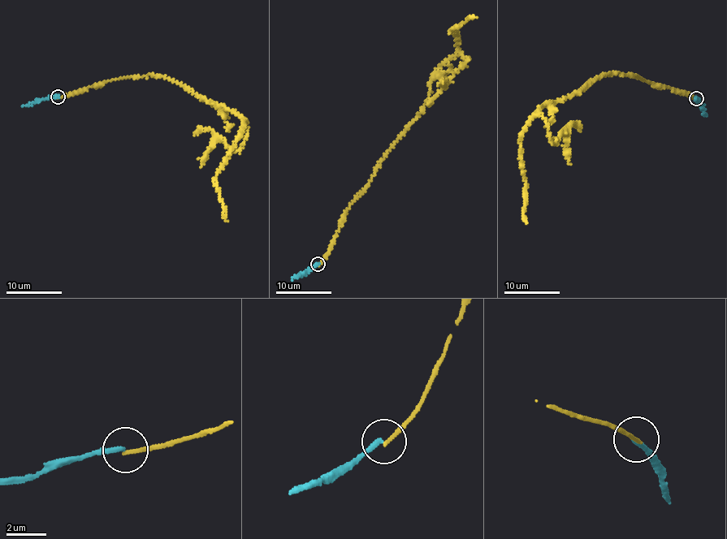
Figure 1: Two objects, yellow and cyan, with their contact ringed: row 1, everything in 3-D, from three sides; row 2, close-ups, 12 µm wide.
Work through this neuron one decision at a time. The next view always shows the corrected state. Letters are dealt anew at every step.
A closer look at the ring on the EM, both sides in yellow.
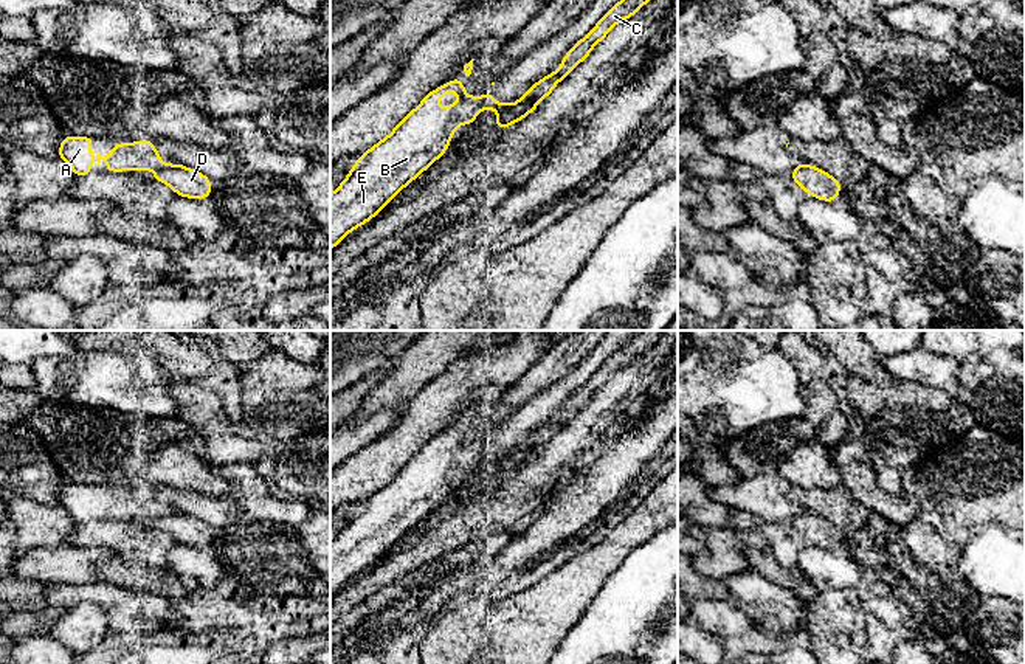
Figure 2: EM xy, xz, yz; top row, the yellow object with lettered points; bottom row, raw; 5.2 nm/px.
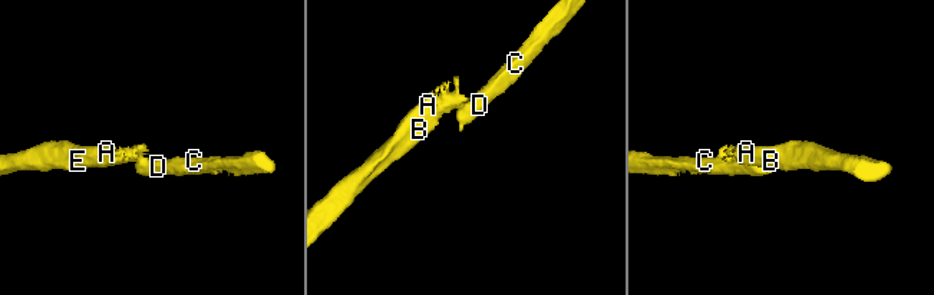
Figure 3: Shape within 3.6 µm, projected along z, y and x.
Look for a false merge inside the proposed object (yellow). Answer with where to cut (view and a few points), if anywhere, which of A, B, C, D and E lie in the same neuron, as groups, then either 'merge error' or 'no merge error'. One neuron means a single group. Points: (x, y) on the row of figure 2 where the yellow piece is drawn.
xy (169, 165), (155, 171) | A B E / C D | merge error

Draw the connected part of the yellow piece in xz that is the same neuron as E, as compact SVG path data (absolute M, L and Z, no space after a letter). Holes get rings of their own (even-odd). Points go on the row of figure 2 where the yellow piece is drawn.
M461 78L431 90L383 140L358 157L347 177L330 194L330 250L349 233L366 225L411 182L437 161L450 147L456 129L473 124L481 110L501 110L507 102L496 102L495 93L473 96L465 93ZM453 92L459 99L453 105L439 107L439 98Z

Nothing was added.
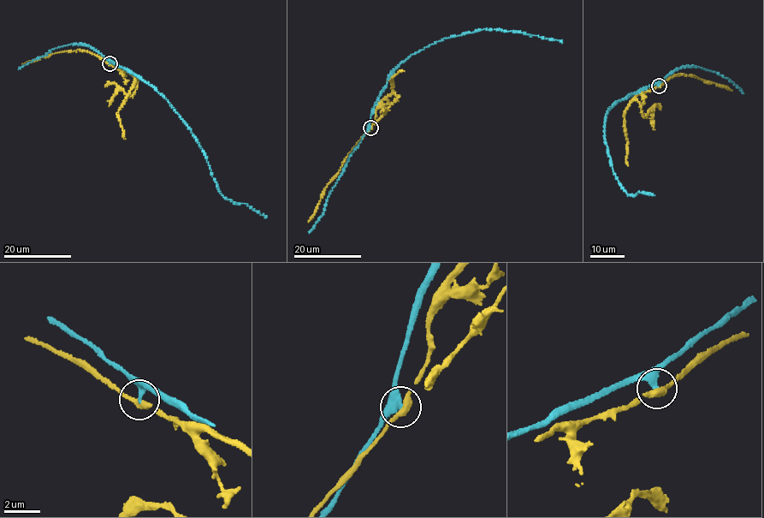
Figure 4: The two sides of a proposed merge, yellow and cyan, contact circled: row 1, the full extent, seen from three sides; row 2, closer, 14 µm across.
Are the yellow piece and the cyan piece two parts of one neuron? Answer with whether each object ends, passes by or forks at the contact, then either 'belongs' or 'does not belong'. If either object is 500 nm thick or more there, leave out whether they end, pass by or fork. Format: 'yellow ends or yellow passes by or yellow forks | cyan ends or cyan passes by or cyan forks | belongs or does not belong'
yellow passes by | cyan ends | does not belong

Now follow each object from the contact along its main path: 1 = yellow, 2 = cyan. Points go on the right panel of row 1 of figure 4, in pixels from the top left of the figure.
1: (659, 85), (683, 74), (731, 90)
2: (659, 85), (652, 84), (617, 102), (607, 112), (604, 127), (620, 188), (629, 195), (639, 191), (654, 195)

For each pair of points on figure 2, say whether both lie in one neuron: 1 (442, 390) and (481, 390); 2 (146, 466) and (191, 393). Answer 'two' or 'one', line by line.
1: one
2: two

